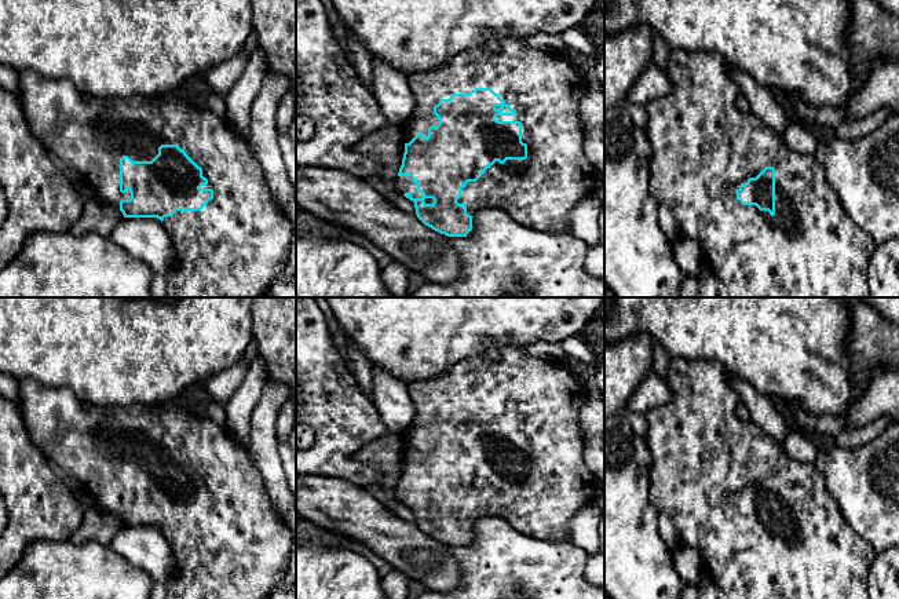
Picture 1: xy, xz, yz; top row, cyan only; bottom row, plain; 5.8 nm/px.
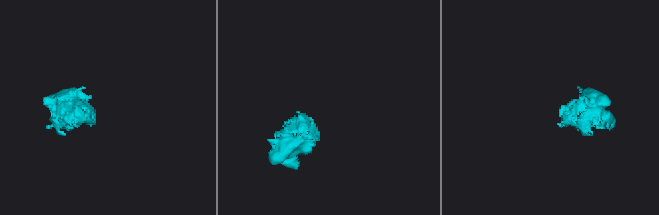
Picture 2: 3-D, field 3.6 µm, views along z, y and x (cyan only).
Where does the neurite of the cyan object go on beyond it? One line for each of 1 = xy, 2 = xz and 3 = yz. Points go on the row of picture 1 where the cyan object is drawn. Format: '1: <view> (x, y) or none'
1: xy (234, 247)
2: xz (540, 192)
3: yz (704, 148)

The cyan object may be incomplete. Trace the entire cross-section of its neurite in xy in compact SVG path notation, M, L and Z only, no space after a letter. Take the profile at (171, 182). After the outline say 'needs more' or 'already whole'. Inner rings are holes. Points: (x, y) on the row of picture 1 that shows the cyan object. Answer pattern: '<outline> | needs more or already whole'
M33 70L19 73L19 102L23 116L29 129L47 151L76 169L80 178L94 189L96 198L117 207L124 218L157 218L162 222L175 249L175 264L165 274L168 297L267 297L273 281L282 273L288 263L293 222L275 204L249 140L237 135L224 117L198 103L201 96L211 94L212 91L204 80L204 74L187 80L180 88L168 95L113 98L85 96L67 78L48 78Z | needs more

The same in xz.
M505 39L497 51L461 51L438 69L412 73L408 83L417 106L403 125L405 153L396 189L414 202L425 226L447 237L467 237L478 211L503 209L526 227L570 233L574 205L595 193L599 182L599 171L585 157L578 110L586 83L570 63L529 47L525 39Z | needs more

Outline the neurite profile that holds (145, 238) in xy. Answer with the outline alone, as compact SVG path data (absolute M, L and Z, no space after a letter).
M123 218L109 237L153 273L165 275L175 264L171 237L157 218Z

